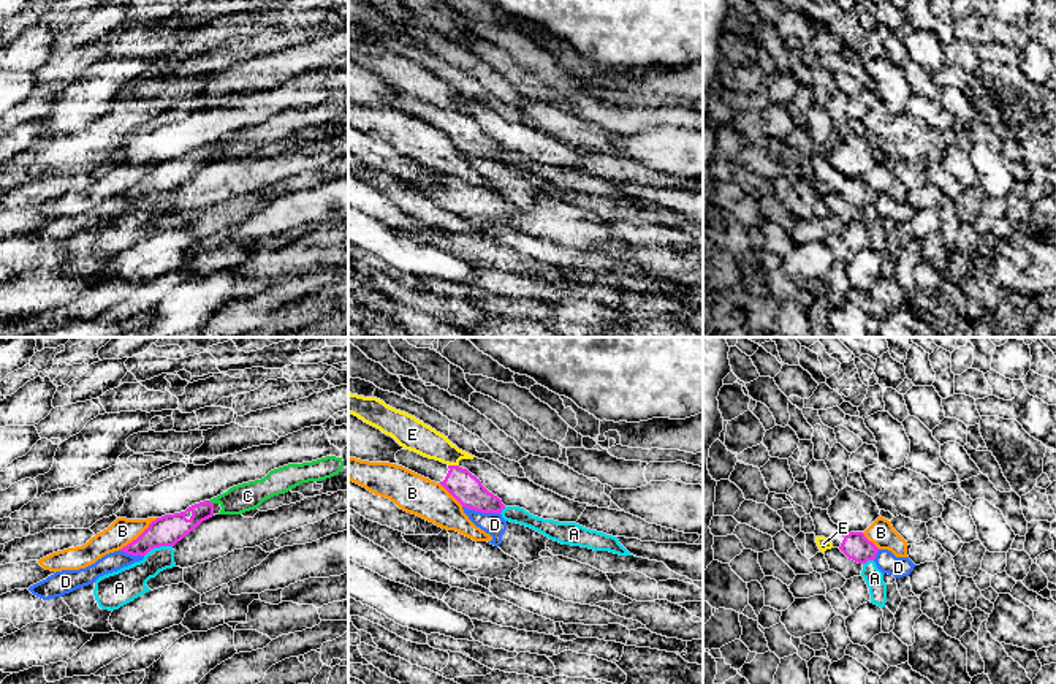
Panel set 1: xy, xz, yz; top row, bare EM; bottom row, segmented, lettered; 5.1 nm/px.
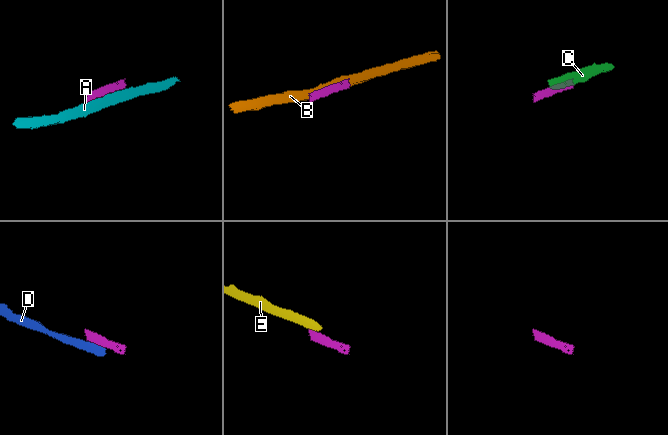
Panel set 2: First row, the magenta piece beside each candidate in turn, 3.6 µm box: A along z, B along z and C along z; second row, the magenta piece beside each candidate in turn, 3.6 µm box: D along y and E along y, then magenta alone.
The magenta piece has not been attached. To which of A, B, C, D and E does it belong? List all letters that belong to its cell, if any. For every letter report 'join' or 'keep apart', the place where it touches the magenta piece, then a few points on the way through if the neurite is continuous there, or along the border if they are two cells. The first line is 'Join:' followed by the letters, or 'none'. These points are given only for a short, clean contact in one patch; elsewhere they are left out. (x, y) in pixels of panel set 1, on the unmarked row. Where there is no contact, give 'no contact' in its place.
Join: none
A: keep apart; meets magenta in xy at (157, 192)
B: keep apart; meets magenta in xy at (140, 181)
C: keep apart; meets magenta in xy at (211, 148); border along xy (208, 146), (212, 149)
D: keep apart; meets magenta in xz at (482, 157); border along xz (463, 151), (472, 155), (499, 159)
E: keep apart; meets magenta in xz at (453, 111); border along xz (448, 110), (458, 111)

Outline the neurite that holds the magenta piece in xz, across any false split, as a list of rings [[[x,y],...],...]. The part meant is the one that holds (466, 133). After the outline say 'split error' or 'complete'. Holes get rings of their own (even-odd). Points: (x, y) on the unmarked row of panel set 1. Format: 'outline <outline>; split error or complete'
outline [[[410,95],[396,98],[399,111],[440,128],[462,152],[481,158],[502,158],[505,150],[489,138],[481,127],[467,114],[448,111],[435,104],[424,103]]]; split error

